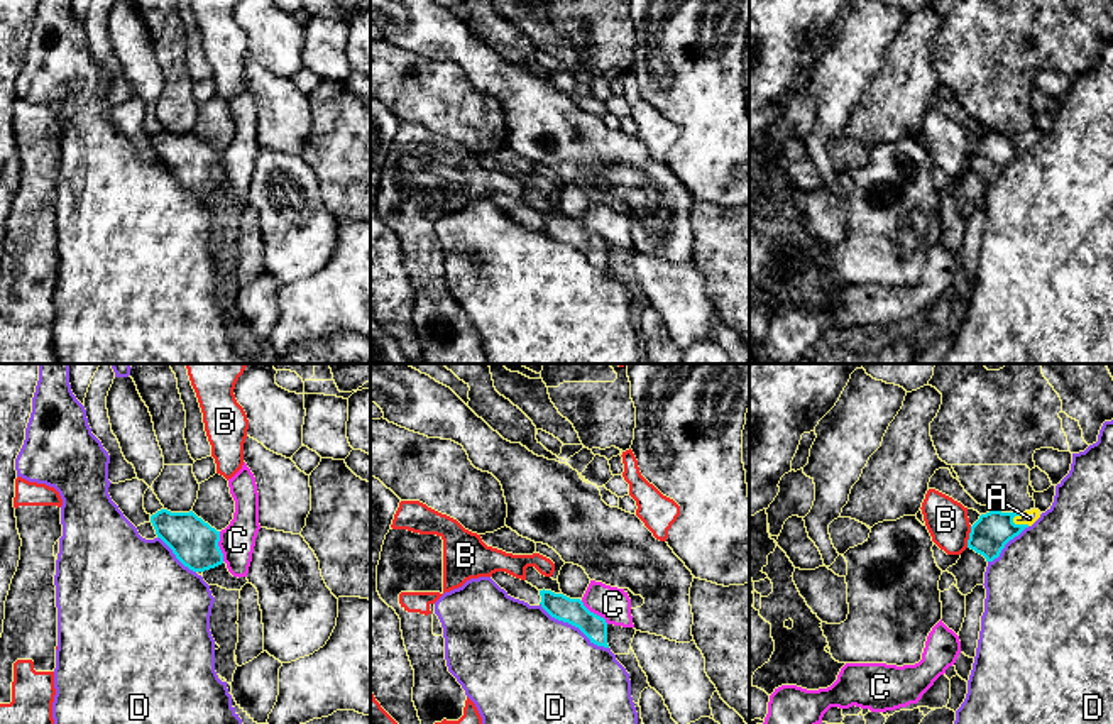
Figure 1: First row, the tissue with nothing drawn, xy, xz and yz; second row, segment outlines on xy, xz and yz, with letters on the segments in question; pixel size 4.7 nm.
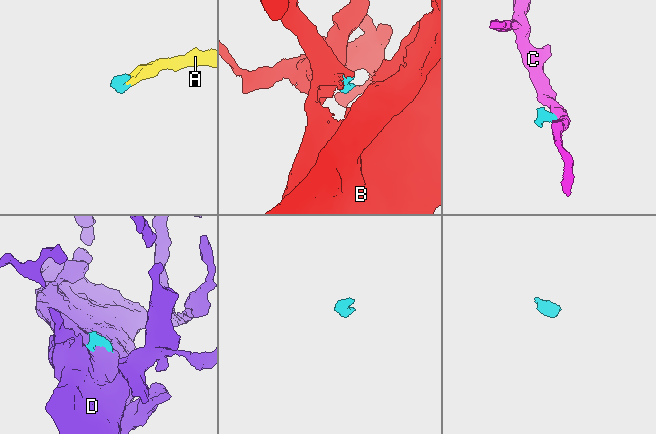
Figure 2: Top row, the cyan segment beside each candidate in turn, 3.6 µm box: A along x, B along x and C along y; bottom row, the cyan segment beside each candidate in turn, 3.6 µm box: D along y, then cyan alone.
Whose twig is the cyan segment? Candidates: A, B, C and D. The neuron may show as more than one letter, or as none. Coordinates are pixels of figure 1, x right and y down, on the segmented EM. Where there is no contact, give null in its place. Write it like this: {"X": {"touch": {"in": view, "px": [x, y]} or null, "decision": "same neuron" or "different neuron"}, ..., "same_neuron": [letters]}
{"A": {"touch": {"in": "yz", "px": [1020, 525]}, "decision": "same neuron"}, "B": {"touch": {"in": "yz", "px": [970, 537]}, "decision": "different neuron"}, "C": {"touch": {"in": "xy", "px": [219, 547]}, "decision": "different neuron"}, "D": {"touch": {"in": "xz", "px": [574, 625]}, "decision": "different neuron"}, "same_neuron": ["A"]}

